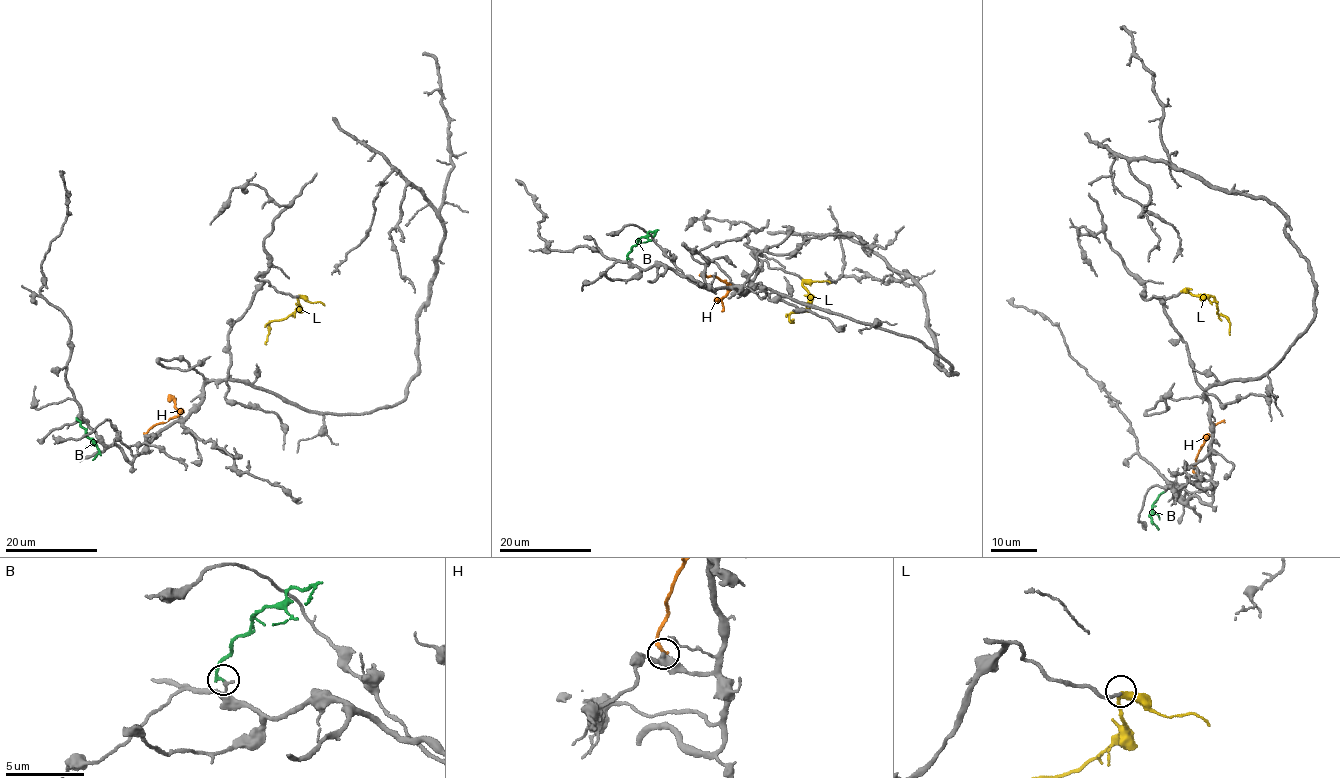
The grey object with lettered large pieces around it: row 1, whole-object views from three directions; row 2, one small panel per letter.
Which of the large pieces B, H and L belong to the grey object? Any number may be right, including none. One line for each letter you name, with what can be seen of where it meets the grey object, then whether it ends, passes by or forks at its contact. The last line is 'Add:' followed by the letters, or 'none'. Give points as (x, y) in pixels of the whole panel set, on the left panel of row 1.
L: meets grey at (298, 295); it passes by
Add: L

